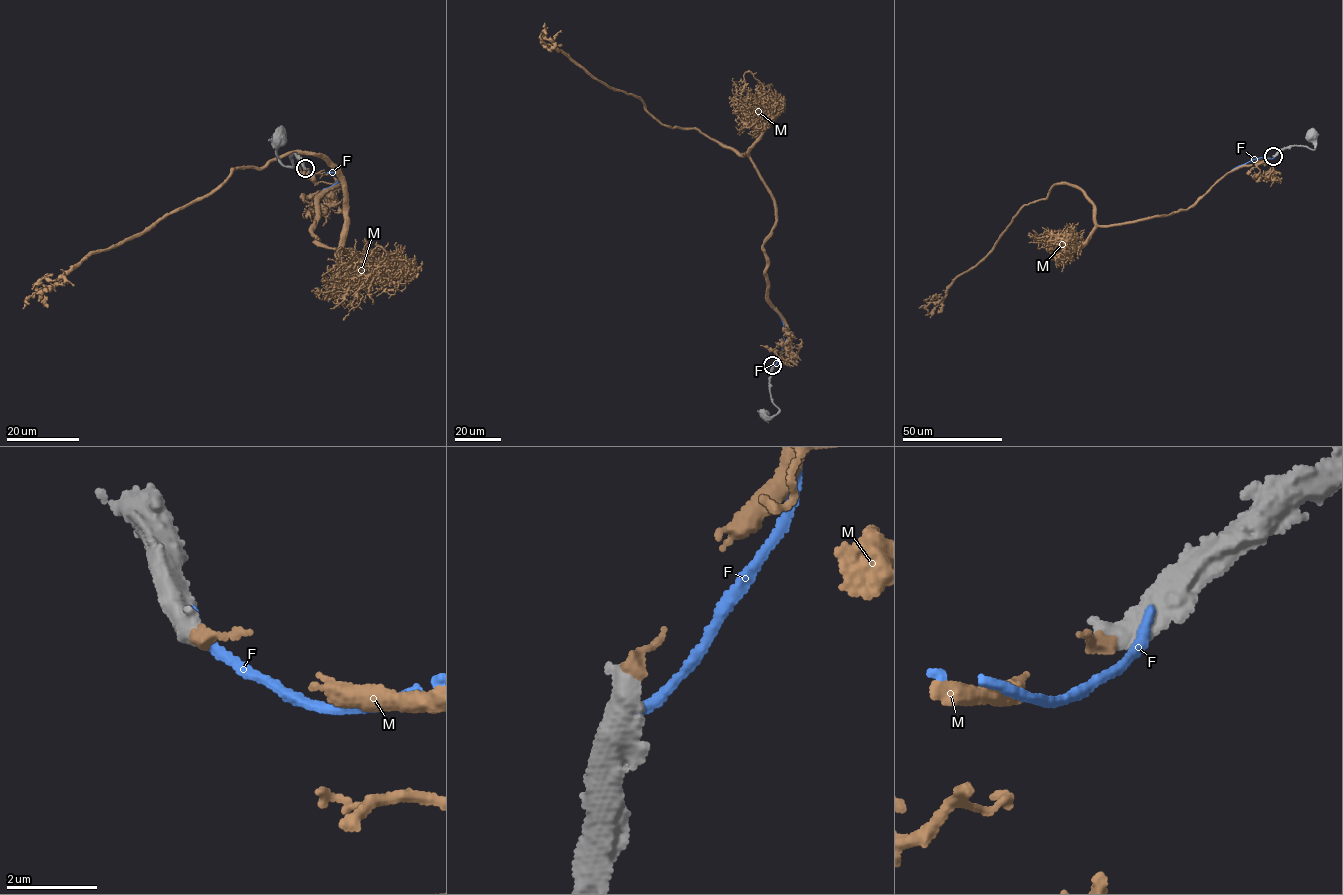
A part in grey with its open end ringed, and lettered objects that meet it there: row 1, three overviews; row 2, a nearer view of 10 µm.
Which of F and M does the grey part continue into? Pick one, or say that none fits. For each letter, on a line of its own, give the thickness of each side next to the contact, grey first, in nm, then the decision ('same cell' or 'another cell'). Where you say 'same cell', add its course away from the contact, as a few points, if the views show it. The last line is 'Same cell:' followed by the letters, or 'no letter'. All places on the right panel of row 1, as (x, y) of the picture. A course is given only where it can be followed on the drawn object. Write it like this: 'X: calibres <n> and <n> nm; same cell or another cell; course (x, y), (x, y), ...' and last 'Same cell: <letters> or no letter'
F: calibres 700 and 240 nm; another cell
M: calibres 500 and 280 nm; same cell; course (1273, 156), (1228, 173), (1185, 210), (1120, 224), (1099, 225), (1085, 193), (1051, 186), (925, 315)
Same cell: M

